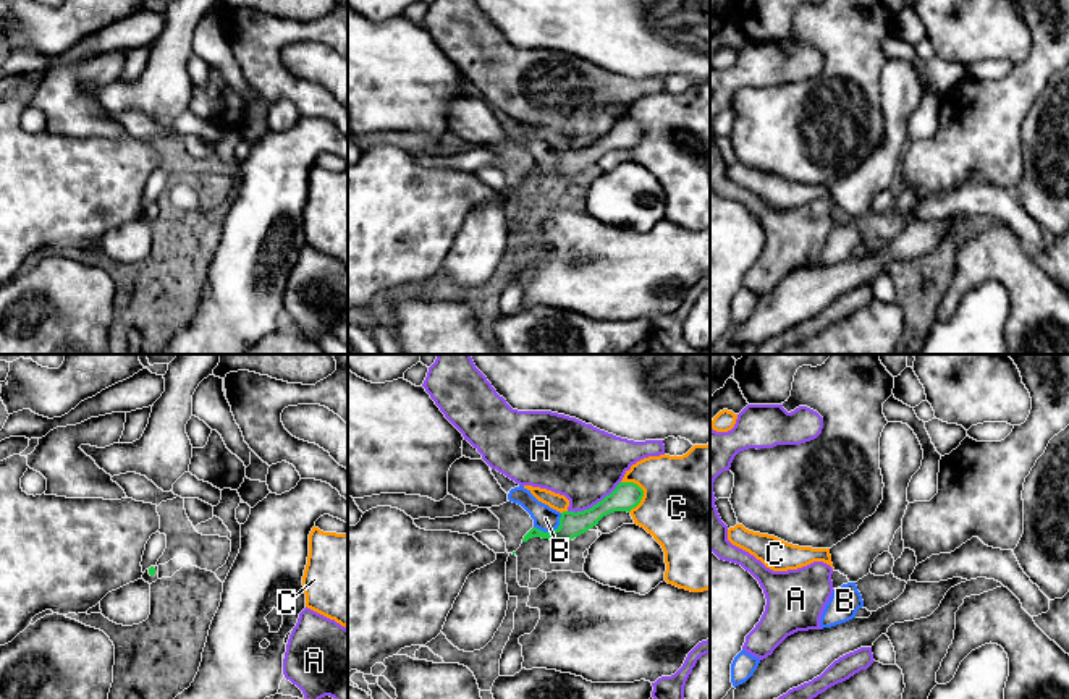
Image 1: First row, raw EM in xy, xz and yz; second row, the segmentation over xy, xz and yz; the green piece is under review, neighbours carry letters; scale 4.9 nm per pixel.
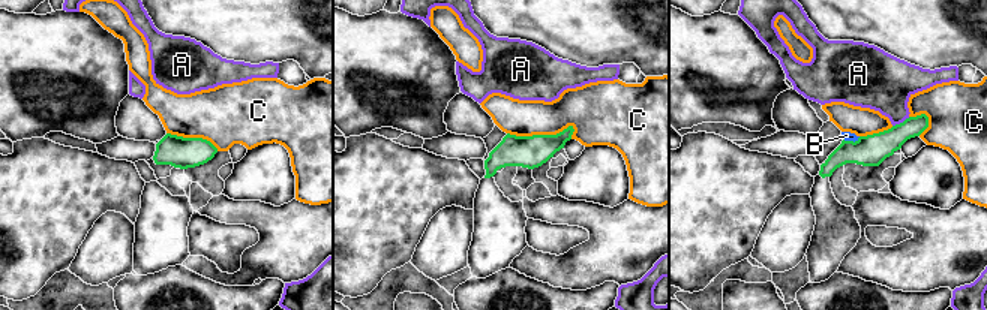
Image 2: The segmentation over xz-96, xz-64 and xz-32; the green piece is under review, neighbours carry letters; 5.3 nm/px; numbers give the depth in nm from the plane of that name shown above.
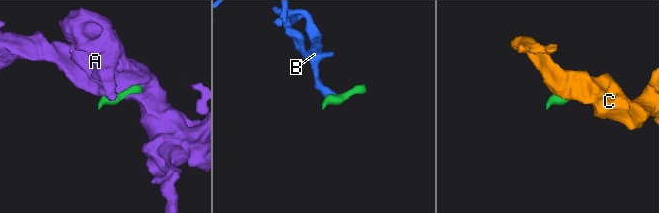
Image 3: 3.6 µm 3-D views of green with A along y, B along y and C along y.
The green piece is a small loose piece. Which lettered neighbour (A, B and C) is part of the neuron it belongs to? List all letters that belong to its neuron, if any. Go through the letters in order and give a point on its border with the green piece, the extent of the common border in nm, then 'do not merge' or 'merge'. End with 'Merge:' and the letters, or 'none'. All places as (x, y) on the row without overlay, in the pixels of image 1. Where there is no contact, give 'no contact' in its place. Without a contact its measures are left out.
A: meets green in xz at (594, 143); contact 300 nm long; do not merge
B: meets green in xz at (552, 169); contact 160 nm long; do not merge
C: meets green in xz at (642, 130); contact 170 nm long; do not merge
Merge: none

